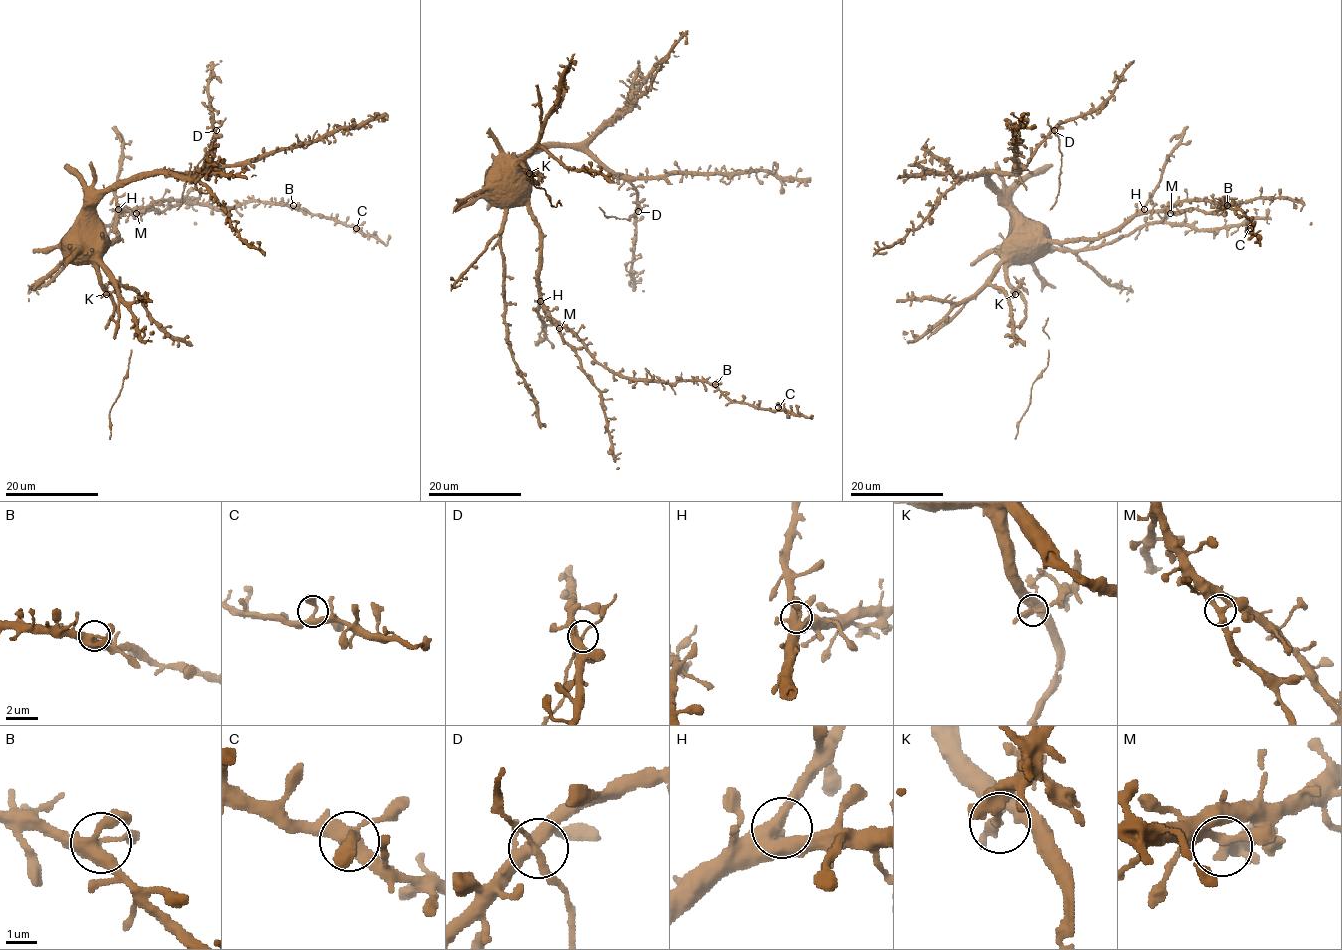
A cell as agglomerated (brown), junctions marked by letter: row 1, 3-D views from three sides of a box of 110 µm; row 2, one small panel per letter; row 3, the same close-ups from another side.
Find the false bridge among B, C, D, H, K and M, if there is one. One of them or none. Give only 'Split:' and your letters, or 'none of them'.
Split: K

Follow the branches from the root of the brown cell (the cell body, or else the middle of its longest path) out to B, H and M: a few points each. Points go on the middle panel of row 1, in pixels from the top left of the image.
B: (538, 229), (541, 305), (597, 362), (625, 377), (669, 383), (705, 380), (715, 384)
H: (538, 229), (540, 301)
M: (538, 229), (539, 294), (547, 316), (559, 328)

